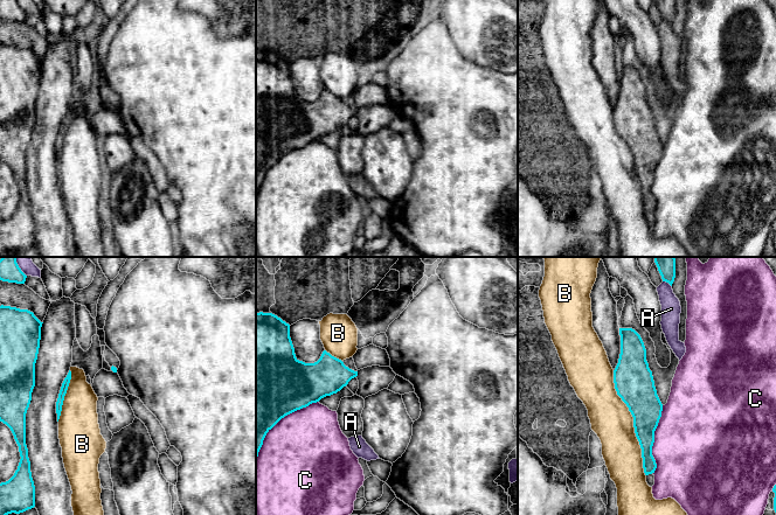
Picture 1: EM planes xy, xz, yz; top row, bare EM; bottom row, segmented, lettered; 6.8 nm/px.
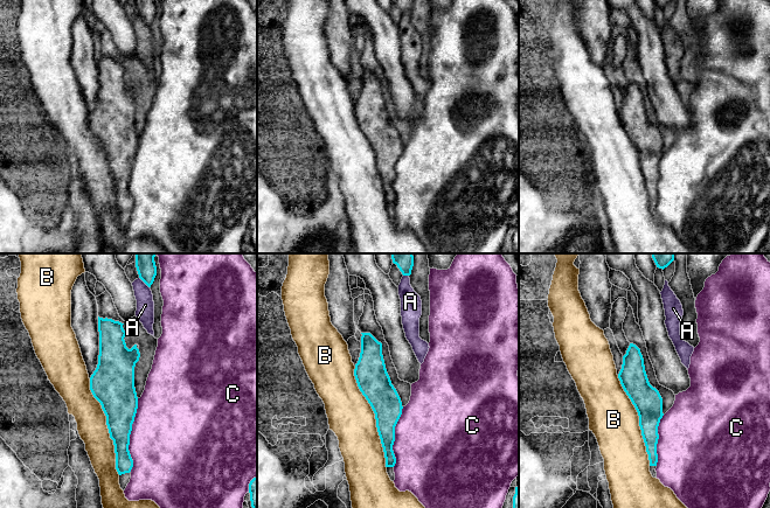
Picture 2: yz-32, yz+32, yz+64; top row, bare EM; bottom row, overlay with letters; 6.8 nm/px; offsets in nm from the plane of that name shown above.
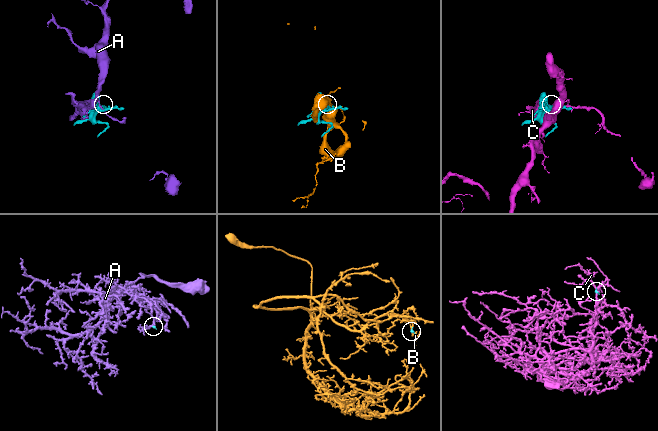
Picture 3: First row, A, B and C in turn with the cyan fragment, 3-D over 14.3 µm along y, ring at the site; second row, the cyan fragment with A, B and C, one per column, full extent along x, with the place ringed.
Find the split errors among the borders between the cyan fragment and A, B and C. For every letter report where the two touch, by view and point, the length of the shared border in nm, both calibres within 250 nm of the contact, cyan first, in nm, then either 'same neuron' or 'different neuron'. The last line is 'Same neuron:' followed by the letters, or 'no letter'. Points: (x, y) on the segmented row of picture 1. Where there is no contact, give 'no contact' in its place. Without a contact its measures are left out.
A: yz (667, 282) | 80 nm | 140/140 nm | different neuron
B: yz (634, 423) | 750 nm | 260/280 nm | different neuron
C: xz (278, 420) | 600 nm | 500/500 nm | different neuron
Same neuron: no letter

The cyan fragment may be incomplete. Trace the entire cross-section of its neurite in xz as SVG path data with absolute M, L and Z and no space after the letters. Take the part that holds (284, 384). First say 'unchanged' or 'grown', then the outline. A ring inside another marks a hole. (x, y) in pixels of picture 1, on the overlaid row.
unchanged; M256 313L256 460L266 433L285 416L340 391L358 376L326 350L314 363L296 357L290 325L272 313Z

